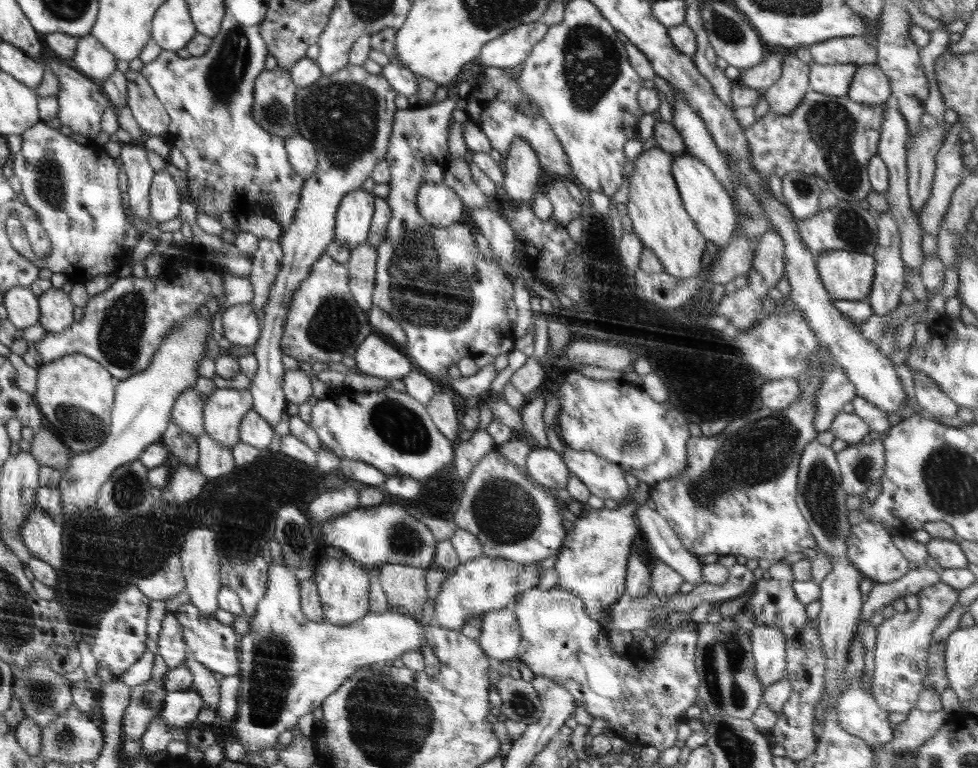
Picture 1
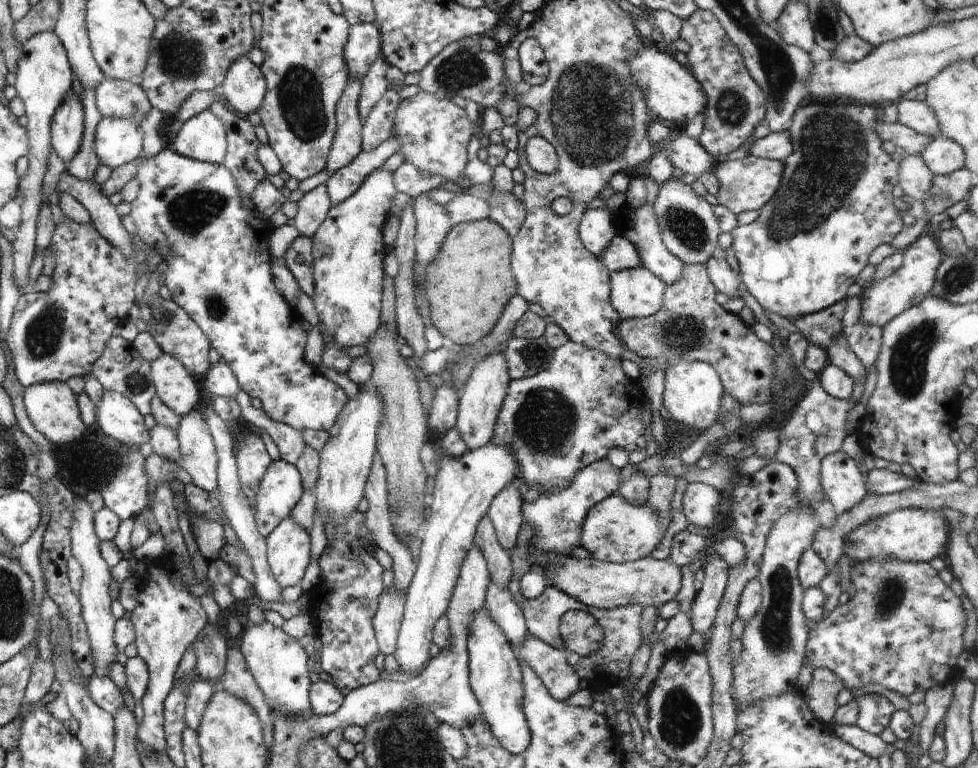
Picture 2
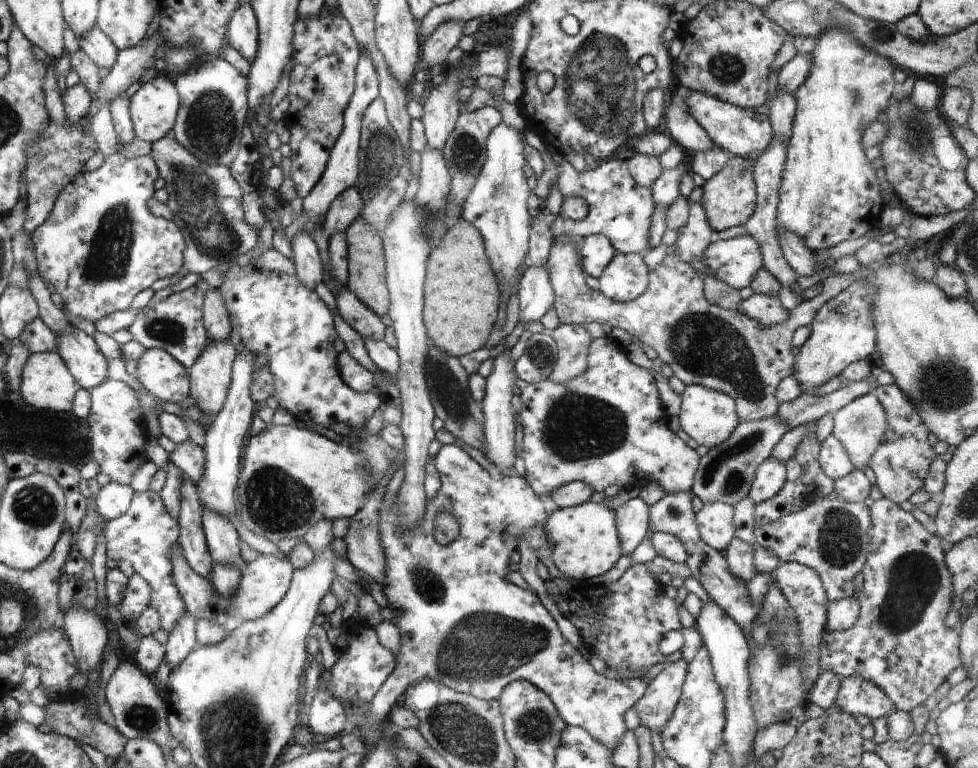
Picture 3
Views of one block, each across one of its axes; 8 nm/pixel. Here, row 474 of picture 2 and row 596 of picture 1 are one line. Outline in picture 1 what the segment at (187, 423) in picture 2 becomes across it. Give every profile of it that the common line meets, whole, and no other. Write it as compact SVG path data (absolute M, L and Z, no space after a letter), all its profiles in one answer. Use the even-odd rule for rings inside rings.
M196 528L186 536L186 544L178 550L185 580L184 590L189 594L192 606L196 606L204 616L212 617L218 610L217 595L223 588L221 584L221 558L216 551L214 534L210 528Z

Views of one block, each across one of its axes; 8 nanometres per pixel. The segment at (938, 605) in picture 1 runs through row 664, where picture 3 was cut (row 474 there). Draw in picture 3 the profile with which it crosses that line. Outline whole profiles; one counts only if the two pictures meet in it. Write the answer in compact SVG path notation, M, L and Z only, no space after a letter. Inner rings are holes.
M895 384L875 387L875 393L887 414L888 428L883 441L873 454L870 467L882 496L901 505L924 484L930 463L936 458L933 446L928 443L929 428L924 424L911 400Z

